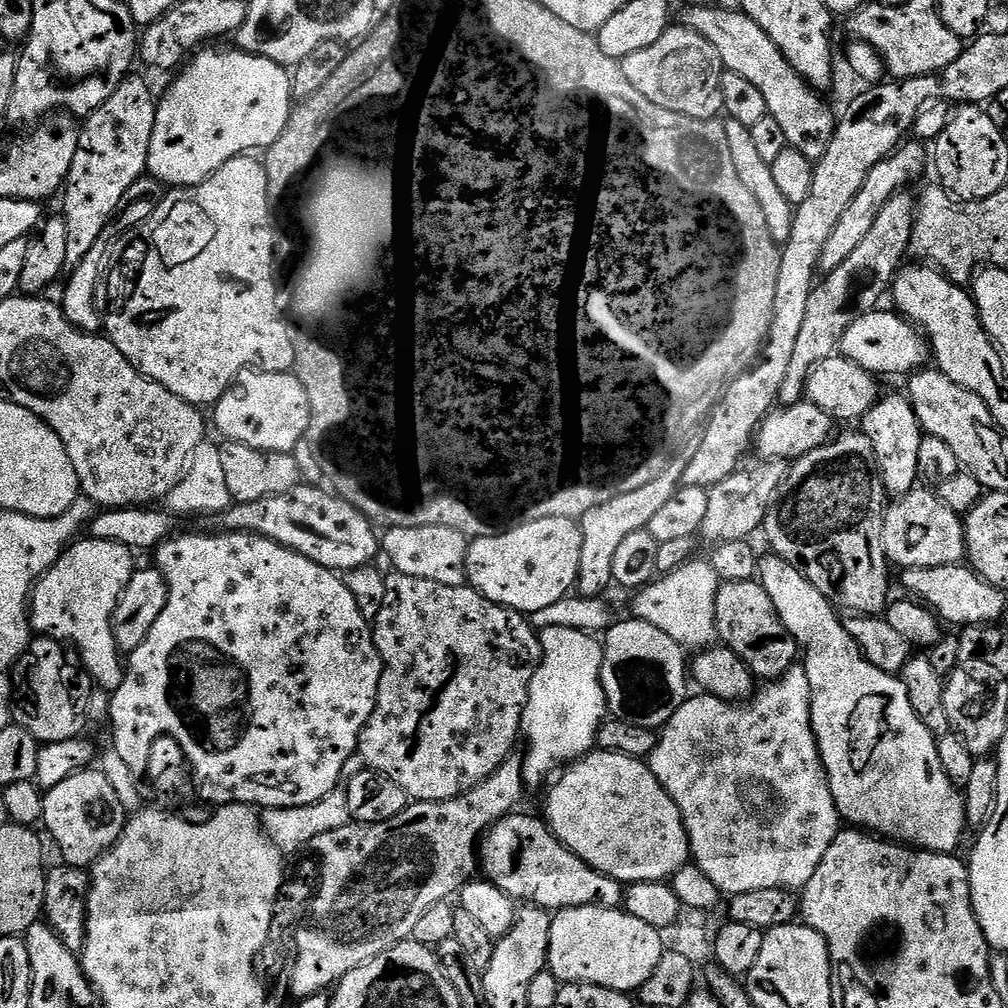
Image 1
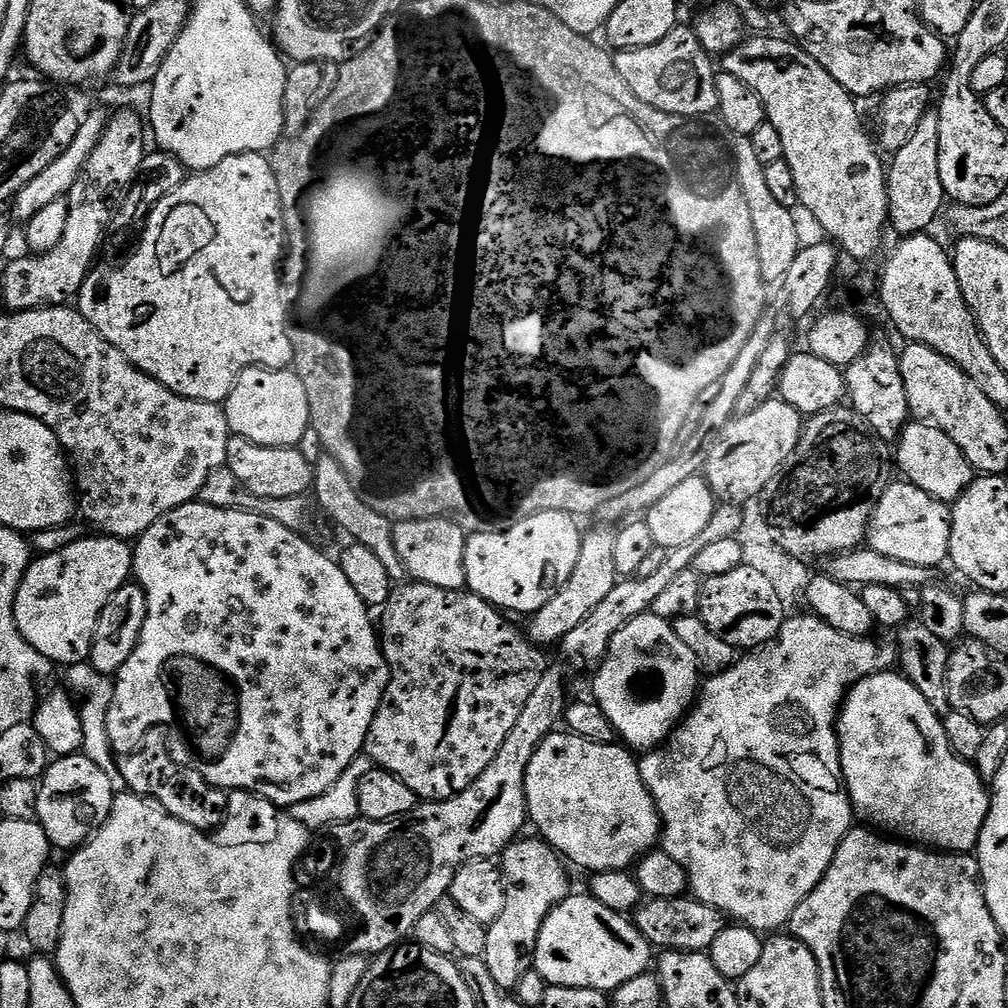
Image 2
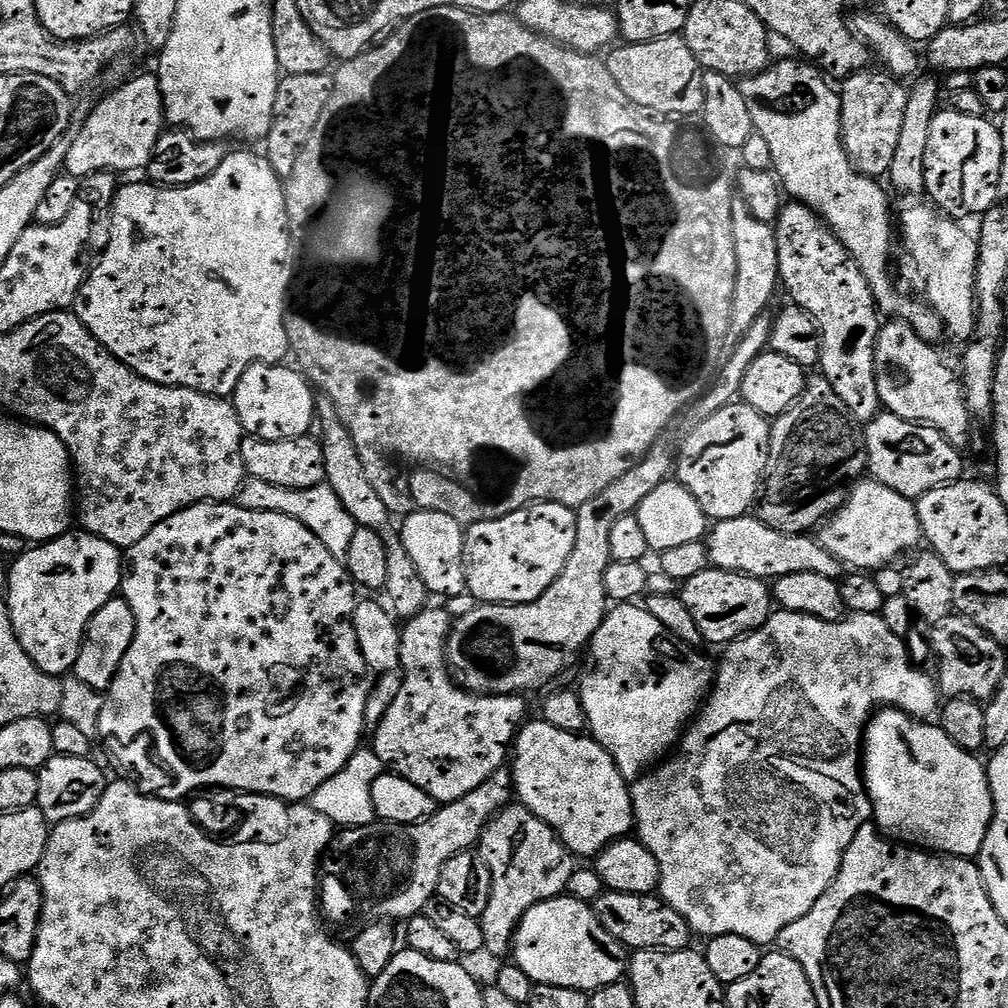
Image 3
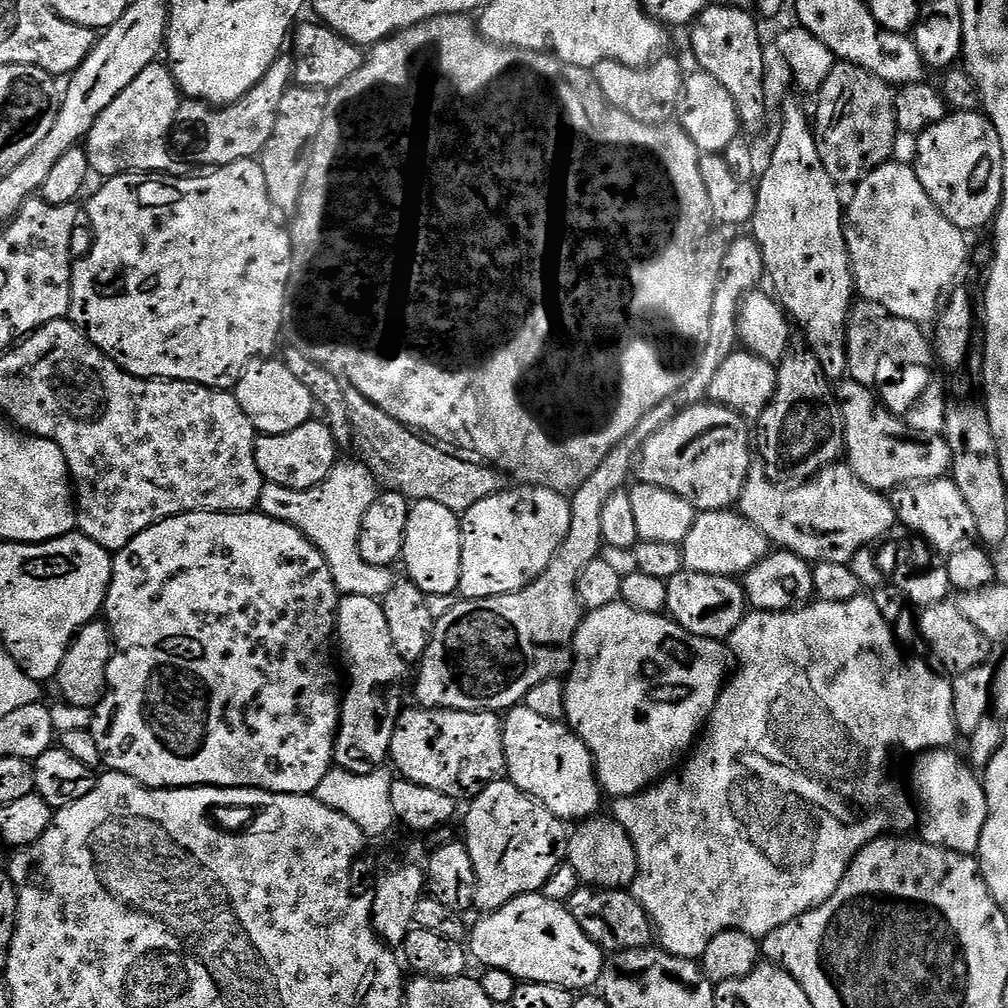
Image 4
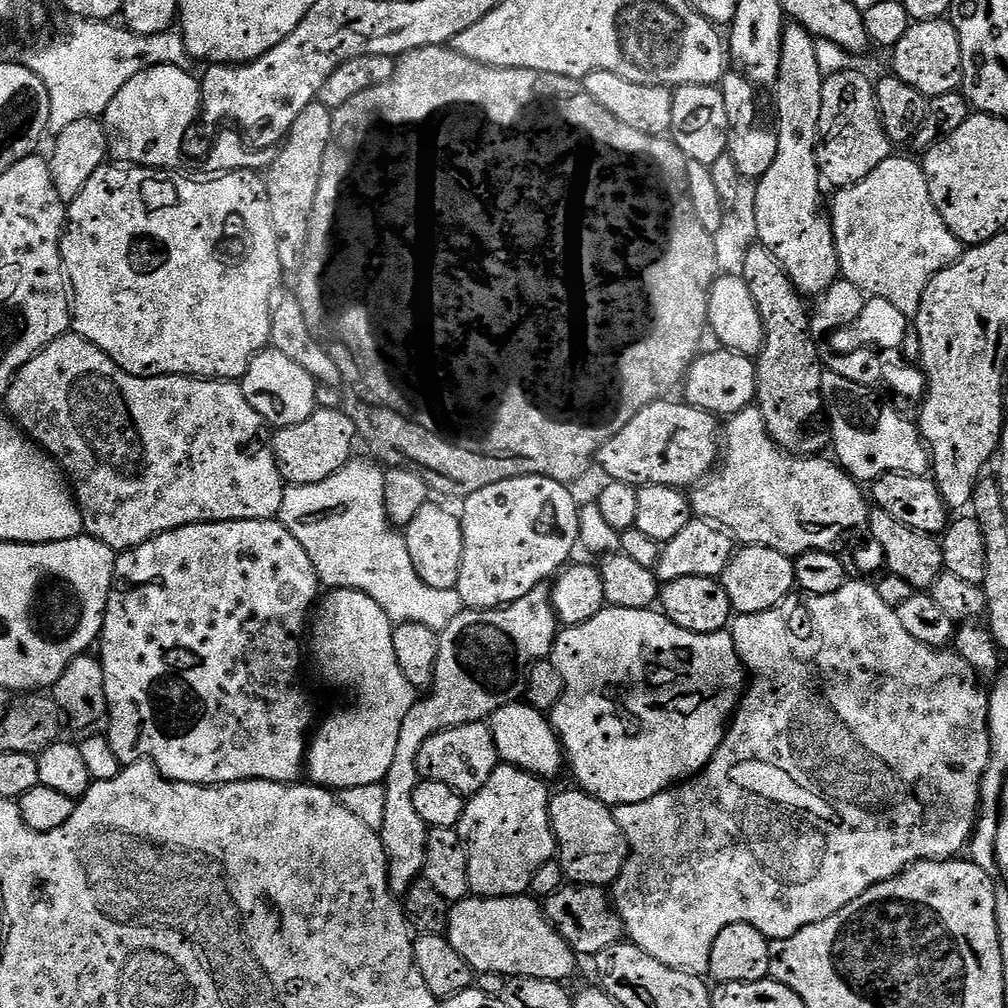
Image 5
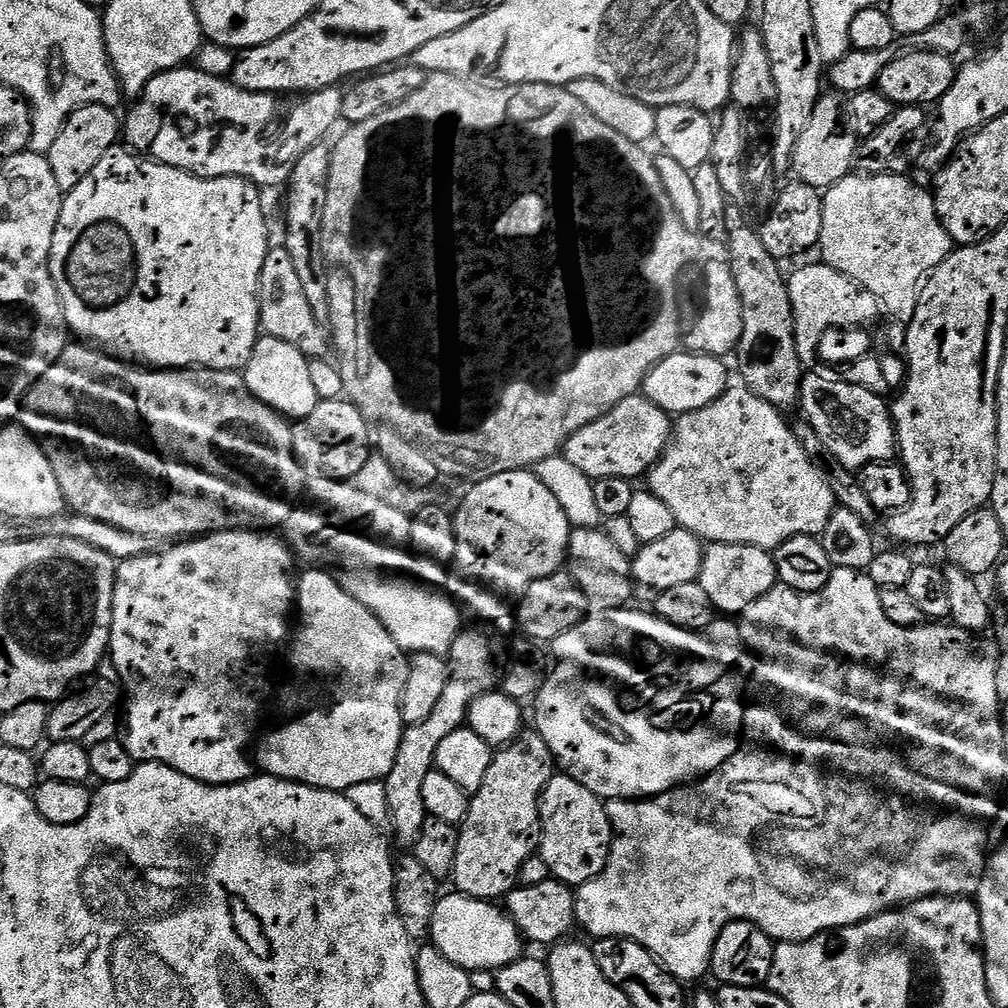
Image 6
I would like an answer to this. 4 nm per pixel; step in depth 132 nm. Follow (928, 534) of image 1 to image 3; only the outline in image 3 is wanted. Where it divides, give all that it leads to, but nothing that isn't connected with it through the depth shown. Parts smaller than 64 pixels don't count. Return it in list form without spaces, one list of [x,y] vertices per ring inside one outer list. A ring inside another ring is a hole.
[[[864,478],[849,491],[848,499],[831,519],[820,525],[818,539],[841,564],[856,570],[876,570],[872,568],[898,559],[903,552],[921,543],[922,533],[913,501],[890,490],[890,486]]]

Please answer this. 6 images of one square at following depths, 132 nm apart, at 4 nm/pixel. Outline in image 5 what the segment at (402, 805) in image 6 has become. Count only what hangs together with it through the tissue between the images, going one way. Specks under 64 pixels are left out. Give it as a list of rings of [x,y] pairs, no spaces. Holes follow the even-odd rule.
[[[544,586],[530,590],[526,598],[518,598],[518,602],[506,604],[503,608],[470,608],[460,612],[458,618],[454,618],[454,622],[450,622],[439,633],[438,662],[431,689],[425,695],[429,696],[425,700],[424,697],[417,699],[412,705],[410,714],[402,718],[402,730],[398,730],[398,746],[394,750],[394,762],[390,762],[390,770],[382,781],[386,790],[386,811],[378,831],[382,838],[382,846],[386,850],[388,881],[392,892],[406,893],[413,882],[421,879],[428,853],[430,829],[426,822],[422,822],[418,809],[414,807],[414,790],[422,779],[418,770],[418,754],[426,738],[447,728],[487,721],[502,706],[517,703],[526,692],[524,681],[526,673],[541,660],[551,657],[557,635],[558,621],[556,612],[552,609],[552,594]]]

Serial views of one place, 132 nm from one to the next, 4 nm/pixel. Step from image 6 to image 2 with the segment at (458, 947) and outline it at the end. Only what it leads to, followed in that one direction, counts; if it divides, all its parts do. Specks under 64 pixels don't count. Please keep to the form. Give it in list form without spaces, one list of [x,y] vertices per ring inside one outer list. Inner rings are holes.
[[[569,894],[542,922],[534,971],[554,986],[582,986],[611,994],[622,982],[649,971],[654,949],[625,913],[615,912],[590,894]]]

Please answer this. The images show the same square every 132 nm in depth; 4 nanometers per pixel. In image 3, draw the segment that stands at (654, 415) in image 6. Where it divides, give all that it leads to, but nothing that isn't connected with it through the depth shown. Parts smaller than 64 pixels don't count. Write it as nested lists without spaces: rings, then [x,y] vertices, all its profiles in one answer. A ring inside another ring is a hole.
[[[729,402],[703,419],[681,442],[680,453],[675,453],[674,478],[698,498],[709,521],[747,516],[757,503],[765,477],[772,433],[769,417],[743,402]]]

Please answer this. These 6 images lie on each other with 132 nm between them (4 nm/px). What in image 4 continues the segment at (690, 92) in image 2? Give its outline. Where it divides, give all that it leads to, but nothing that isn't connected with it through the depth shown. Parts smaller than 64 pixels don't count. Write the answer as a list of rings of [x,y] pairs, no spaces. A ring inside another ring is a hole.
[[[661,55],[647,68],[631,68],[620,60],[603,60],[591,69],[592,77],[598,82],[604,97],[618,110],[643,124],[664,126],[671,121],[668,120],[671,116],[673,119],[677,115],[686,79],[686,72],[680,69],[679,62],[668,55]]]

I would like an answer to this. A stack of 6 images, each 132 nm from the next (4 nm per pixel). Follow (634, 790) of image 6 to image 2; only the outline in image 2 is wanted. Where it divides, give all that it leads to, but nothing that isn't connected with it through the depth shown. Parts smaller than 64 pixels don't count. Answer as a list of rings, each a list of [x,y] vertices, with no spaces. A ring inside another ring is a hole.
[[[651,614],[634,618],[612,635],[608,653],[595,669],[595,676],[591,693],[594,702],[606,714],[617,737],[640,754],[663,745],[673,727],[691,709],[702,687],[694,650],[678,639],[669,621]]]

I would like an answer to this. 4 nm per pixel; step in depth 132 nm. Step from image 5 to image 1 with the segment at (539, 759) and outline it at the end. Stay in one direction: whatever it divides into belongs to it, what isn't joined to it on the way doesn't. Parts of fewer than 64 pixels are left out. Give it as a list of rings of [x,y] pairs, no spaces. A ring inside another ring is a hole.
[[[593,750],[587,756],[577,760],[576,763],[567,765],[559,773],[560,781],[547,789],[548,797],[544,800],[543,819],[546,821],[550,831],[554,833],[565,846],[574,854],[578,854],[578,858],[582,858],[582,862],[586,862],[594,870],[598,870],[602,874],[606,874],[610,878],[620,881],[625,886],[633,884],[641,884],[642,882],[668,882],[675,876],[676,872],[685,868],[689,863],[690,853],[688,850],[688,835],[686,834],[686,826],[682,822],[682,814],[678,810],[678,806],[674,802],[674,798],[670,798],[670,794],[662,786],[662,782],[658,782],[658,778],[654,778],[654,774],[648,769],[644,760],[635,760],[621,752],[602,752]]]

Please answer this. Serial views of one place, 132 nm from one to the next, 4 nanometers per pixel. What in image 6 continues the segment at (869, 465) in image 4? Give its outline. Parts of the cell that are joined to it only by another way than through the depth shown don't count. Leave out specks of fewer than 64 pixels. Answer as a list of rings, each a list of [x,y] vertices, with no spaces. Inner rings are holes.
[[[805,375],[798,408],[842,466],[859,470],[867,464],[891,461],[897,455],[896,425],[892,423],[889,401],[862,386],[852,385],[848,378],[831,380],[828,376]]]

